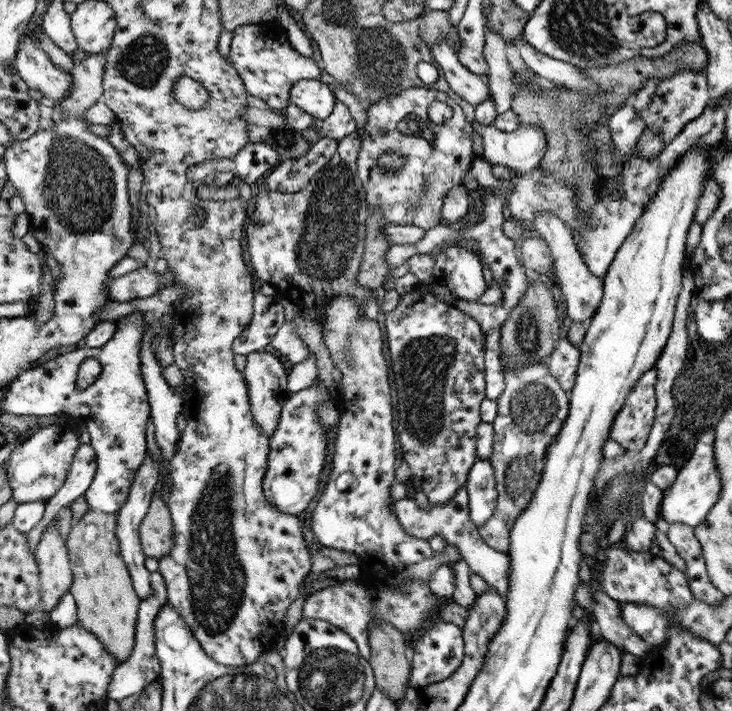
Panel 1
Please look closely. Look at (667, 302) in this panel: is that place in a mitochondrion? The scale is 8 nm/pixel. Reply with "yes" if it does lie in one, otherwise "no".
no

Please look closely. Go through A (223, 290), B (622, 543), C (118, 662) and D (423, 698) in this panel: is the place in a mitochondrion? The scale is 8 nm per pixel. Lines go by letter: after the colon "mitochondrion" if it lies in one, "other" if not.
A: mitochondrion
B: other
C: other
D: other

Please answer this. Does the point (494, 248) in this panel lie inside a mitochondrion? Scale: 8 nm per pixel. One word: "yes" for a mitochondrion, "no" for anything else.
no

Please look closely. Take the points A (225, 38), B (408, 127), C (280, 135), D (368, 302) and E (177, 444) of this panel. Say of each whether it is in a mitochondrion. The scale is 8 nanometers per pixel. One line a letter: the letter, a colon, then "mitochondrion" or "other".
A: other
B: mitochondrion
C: mitochondrion
D: other
E: other

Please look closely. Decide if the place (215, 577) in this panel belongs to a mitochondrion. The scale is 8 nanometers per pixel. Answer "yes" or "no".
yes

